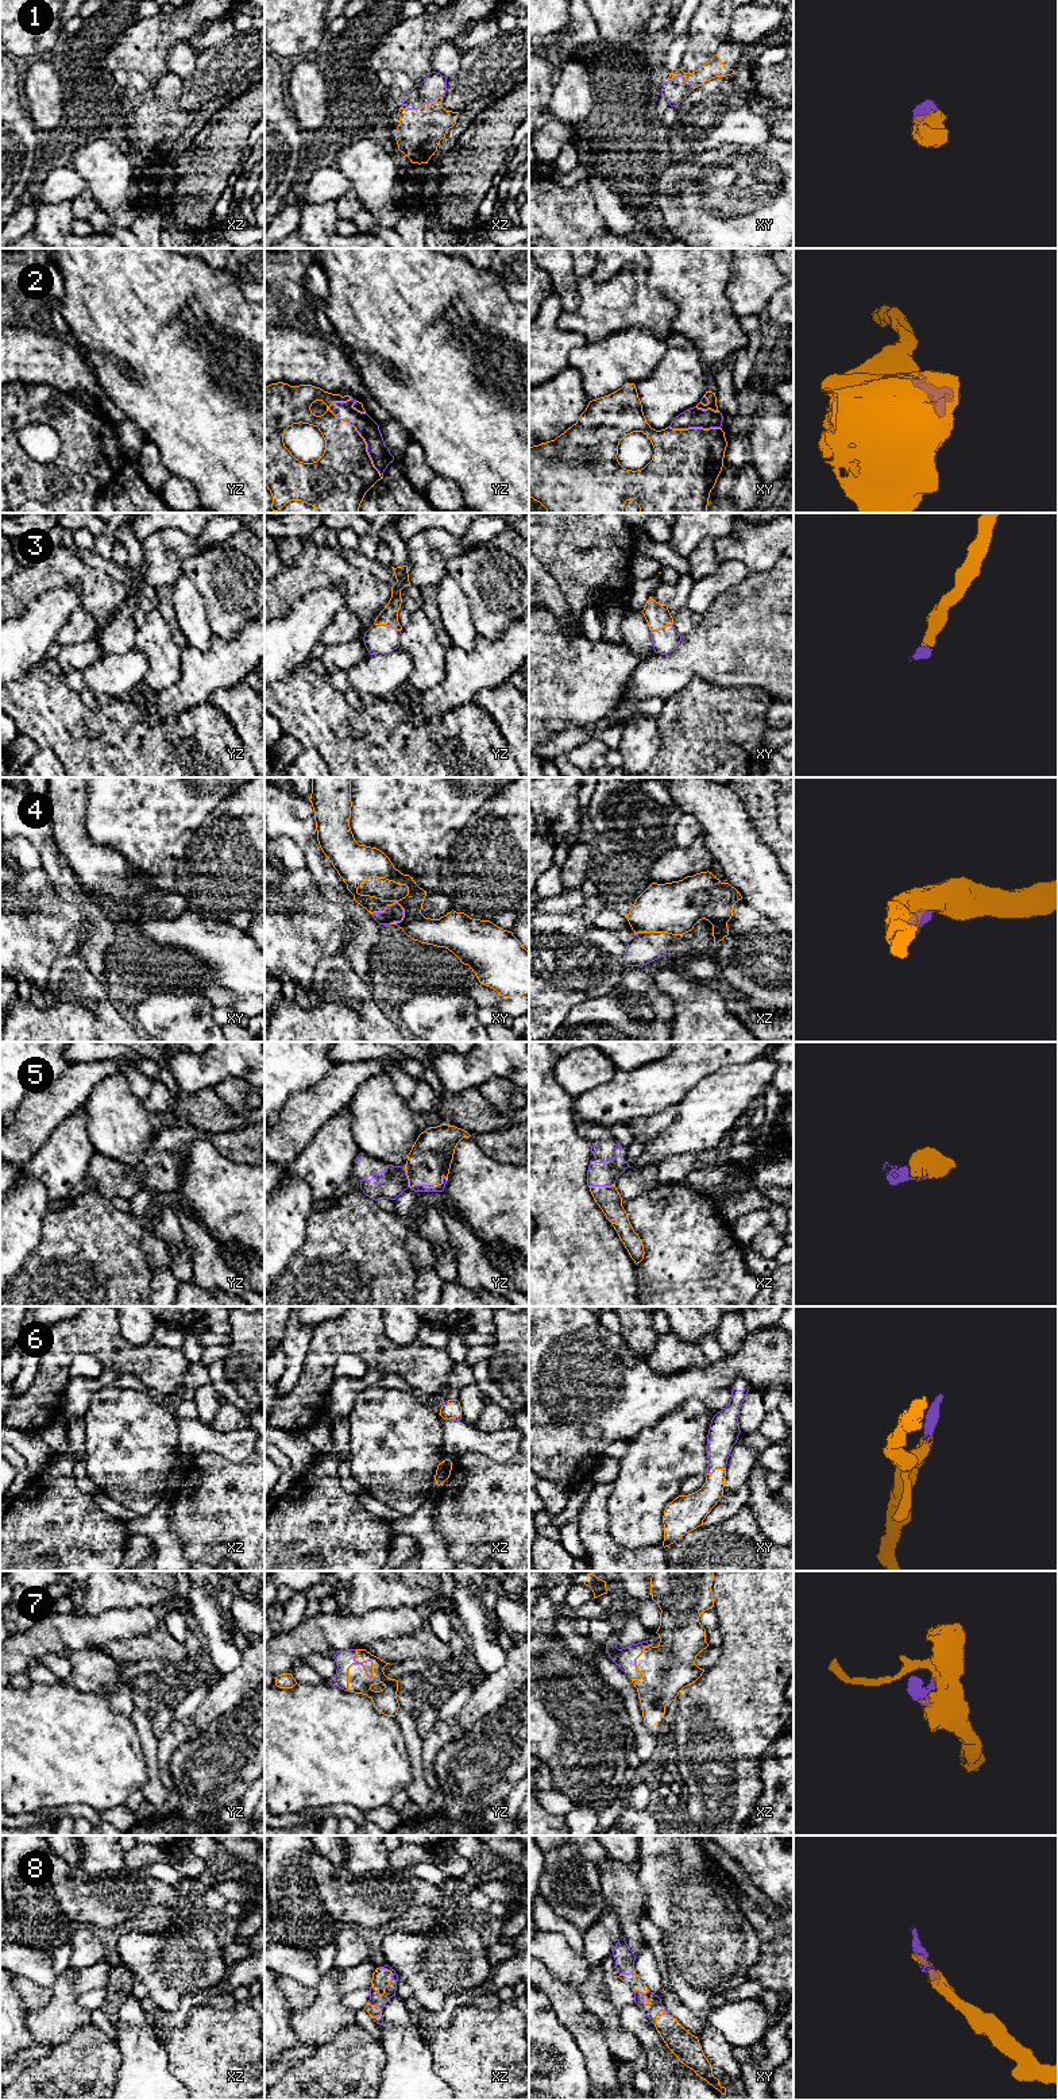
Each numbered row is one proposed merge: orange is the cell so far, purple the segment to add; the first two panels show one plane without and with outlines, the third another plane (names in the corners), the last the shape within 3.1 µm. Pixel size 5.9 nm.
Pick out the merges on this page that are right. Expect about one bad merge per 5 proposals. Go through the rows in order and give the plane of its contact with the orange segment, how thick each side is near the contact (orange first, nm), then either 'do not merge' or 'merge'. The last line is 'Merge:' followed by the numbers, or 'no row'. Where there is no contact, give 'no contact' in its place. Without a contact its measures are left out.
1: xz | 260/140 nm | merge
2: yz | 340/120 nm | merge
3: yz | 110/180 nm | merge
4: xy | 160/100 nm | do not merge
5: yz | 260/50 nm | merge
6: xy | 160/180 nm | merge
7: yz | 130/110 nm | merge
8: xz | 110/70 nm | merge
Merge: 1, 2, 3, 5, 6, 7, 8

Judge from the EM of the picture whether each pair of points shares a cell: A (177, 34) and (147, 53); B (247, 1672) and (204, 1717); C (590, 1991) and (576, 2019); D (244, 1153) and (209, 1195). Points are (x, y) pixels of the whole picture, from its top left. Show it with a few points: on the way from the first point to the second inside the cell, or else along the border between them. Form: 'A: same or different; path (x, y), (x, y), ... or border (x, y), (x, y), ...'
A: same; path (169, 34), (165, 34), (154, 45)
B: same; path (236, 1683), (213, 1706)
C: different; border (576, 1990), (583, 2006), (601, 2021), (602, 2030)
D: different; border (211, 1143), (231, 1159), (250, 1165)

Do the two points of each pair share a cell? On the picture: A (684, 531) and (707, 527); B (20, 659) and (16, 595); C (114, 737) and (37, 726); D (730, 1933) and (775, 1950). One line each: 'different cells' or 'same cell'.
A: same cell
B: different cells
C: same cell
D: different cells

